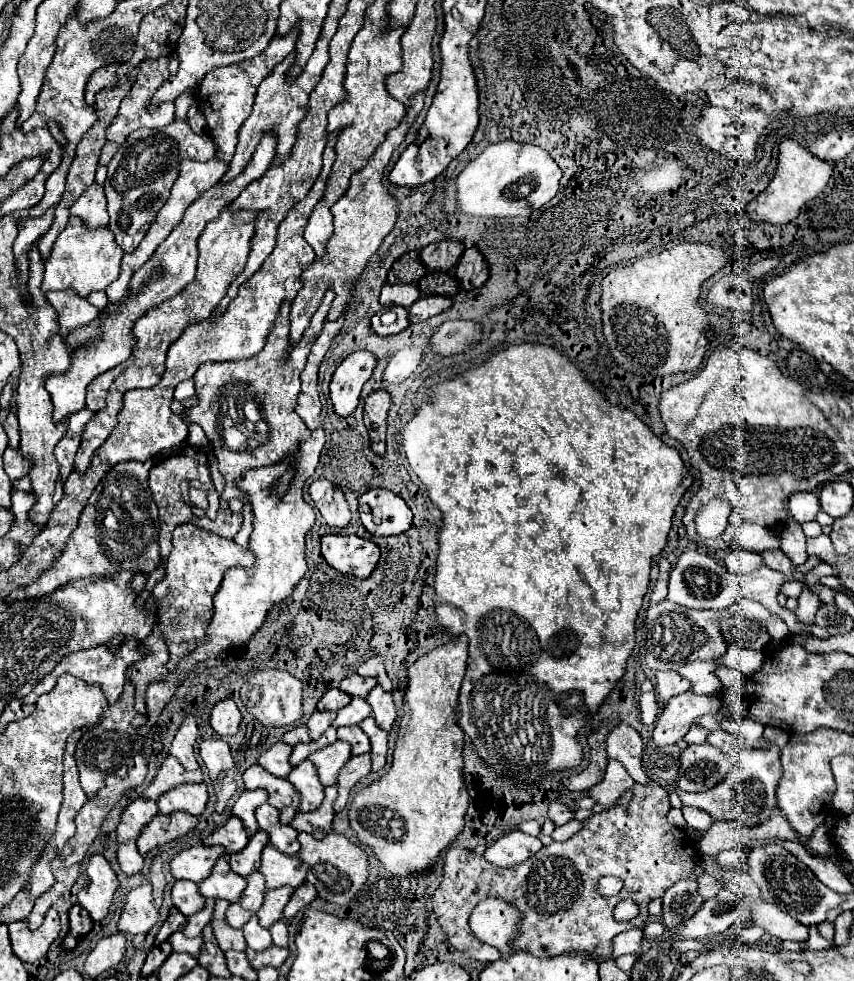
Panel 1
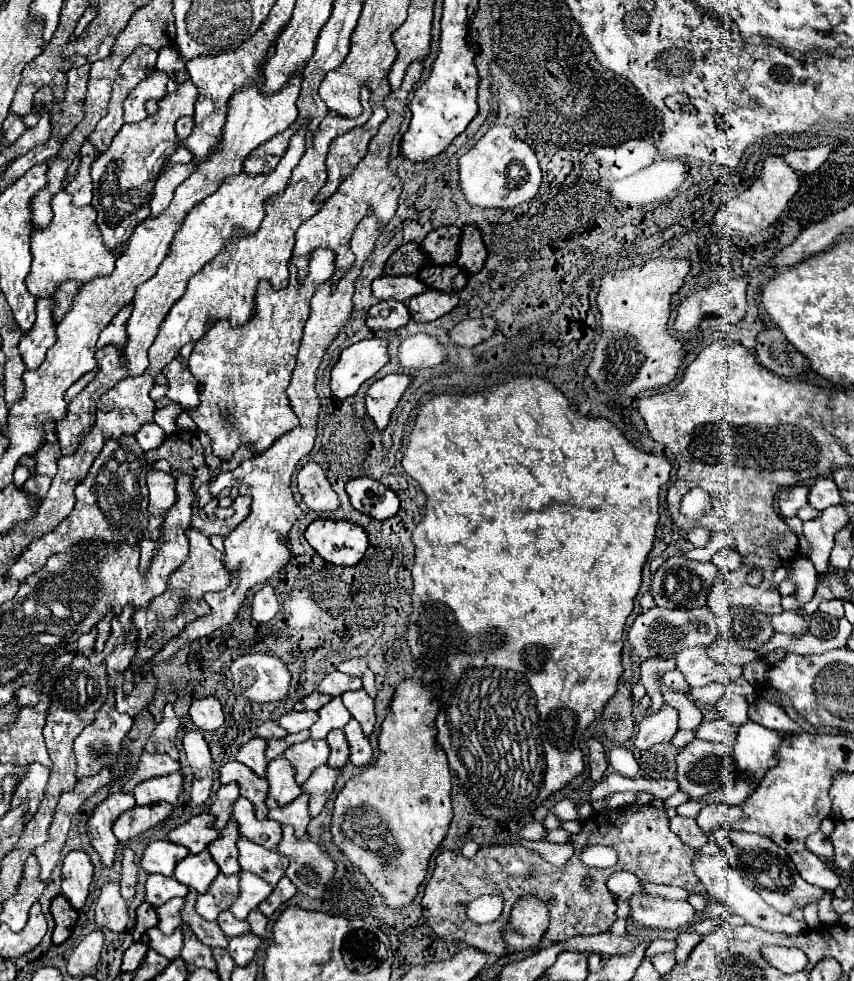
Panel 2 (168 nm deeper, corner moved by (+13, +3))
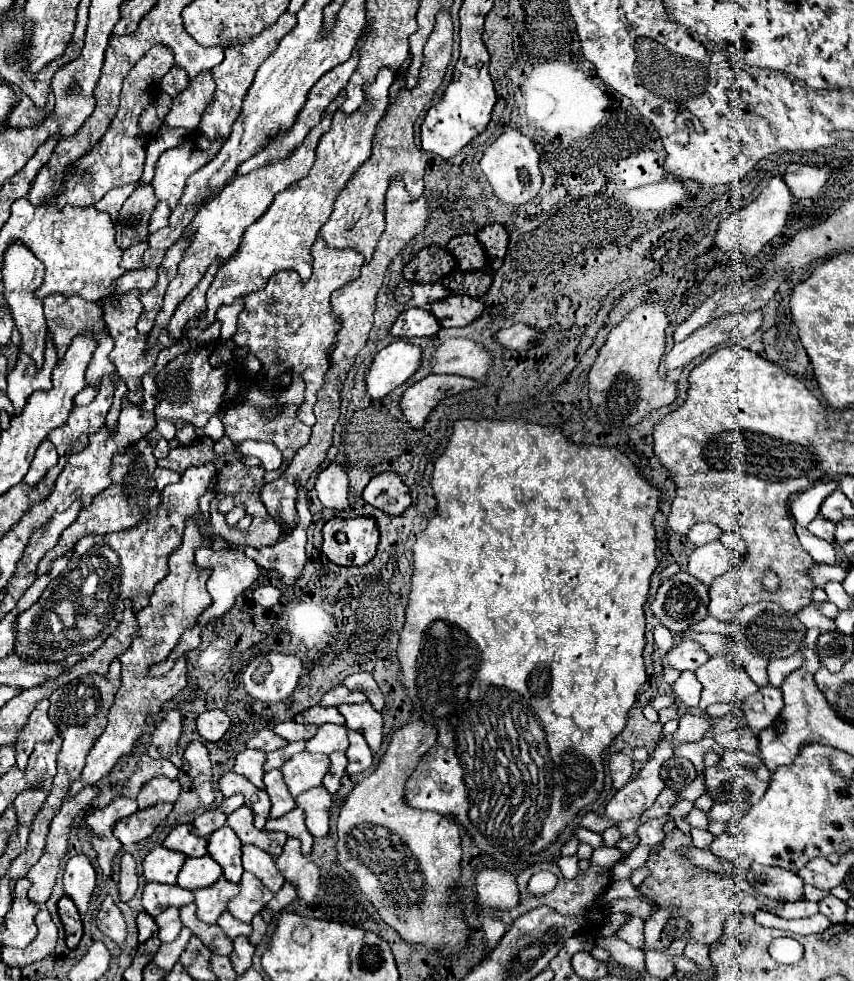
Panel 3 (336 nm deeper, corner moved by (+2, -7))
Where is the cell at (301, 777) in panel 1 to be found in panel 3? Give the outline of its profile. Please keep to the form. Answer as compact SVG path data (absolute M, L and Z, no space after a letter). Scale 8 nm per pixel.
M271 770L265 774L265 790L271 798L271 818L279 818L281 814L287 814L289 810L297 808L295 798L289 796L289 788L285 786L285 780L281 778L281 770Z

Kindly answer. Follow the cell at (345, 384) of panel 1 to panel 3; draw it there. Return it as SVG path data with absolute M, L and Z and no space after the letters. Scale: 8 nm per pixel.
M397 340L379 350L365 374L367 396L379 400L401 386L419 368L421 348L405 340Z

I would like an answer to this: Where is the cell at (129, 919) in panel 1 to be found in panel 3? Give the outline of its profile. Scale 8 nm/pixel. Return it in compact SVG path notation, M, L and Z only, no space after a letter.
M107 896L101 904L101 910L97 914L97 926L105 936L109 936L117 944L127 938L125 918L123 918L117 902L111 896Z

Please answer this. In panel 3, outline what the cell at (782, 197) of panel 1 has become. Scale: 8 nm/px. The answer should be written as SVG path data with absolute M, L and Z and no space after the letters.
M773 176L771 182L769 182L769 186L759 194L757 200L753 200L751 204L747 204L741 210L729 214L719 224L719 230L717 230L717 236L715 236L715 246L719 246L725 252L737 250L737 252L755 256L757 252L761 252L765 248L767 242L771 242L775 236L783 234L783 228L785 228L787 216L791 212L793 200L795 198L793 198L789 186L785 184L785 180L781 176Z

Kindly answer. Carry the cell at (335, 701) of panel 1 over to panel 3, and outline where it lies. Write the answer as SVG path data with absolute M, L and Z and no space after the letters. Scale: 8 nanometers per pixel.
M313 706L303 714L296 715L294 720L299 723L315 724L315 726L321 726L327 722L345 724L345 718L341 718L341 712L337 708L323 708L323 706Z

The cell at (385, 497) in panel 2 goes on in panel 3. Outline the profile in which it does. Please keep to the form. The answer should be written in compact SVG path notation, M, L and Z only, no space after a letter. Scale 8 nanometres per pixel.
M393 472L375 476L363 490L363 500L389 516L401 516L411 506L407 486Z

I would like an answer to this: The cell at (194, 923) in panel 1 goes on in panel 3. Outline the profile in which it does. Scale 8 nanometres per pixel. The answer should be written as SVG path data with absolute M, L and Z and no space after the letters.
M167 908L159 916L155 916L155 922L159 924L159 940L161 942L173 942L177 934L181 932L183 924L179 920L179 908Z

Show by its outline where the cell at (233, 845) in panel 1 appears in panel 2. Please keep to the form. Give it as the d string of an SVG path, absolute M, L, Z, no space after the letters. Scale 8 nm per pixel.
M208 812L192 816L188 822L176 826L168 834L168 840L180 846L186 846L190 854L198 854L206 850L212 840L218 838L218 830L214 830L212 824L214 824L214 818Z

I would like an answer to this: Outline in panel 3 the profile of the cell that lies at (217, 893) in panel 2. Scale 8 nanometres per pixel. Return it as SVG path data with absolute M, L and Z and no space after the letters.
M223 876L213 886L195 890L193 894L197 904L197 918L207 924L215 924L217 918L227 910L227 904L237 896L237 890L241 890L239 884L233 884Z

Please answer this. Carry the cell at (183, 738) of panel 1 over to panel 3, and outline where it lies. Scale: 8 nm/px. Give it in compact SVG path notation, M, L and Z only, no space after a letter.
M169 710L165 720L155 726L147 754L151 758L169 758L177 768L181 768L181 764L183 764L181 754L179 754L181 730L183 730L181 714L177 710Z

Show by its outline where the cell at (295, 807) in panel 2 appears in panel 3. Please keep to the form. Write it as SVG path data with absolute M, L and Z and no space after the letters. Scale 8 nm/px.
M301 808L291 810L289 814L281 816L281 818L271 818L265 824L265 830L279 830L285 832L287 836L293 836L297 840L301 840L301 850L303 854L311 852L313 846L313 836L309 834L309 830L305 830L305 812Z

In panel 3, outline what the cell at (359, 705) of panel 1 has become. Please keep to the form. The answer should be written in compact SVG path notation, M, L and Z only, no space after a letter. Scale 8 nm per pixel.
M323 724L319 726L319 732L307 740L307 750L317 754L331 754L335 750L347 750L349 740L347 740L347 726L333 726L333 724Z

